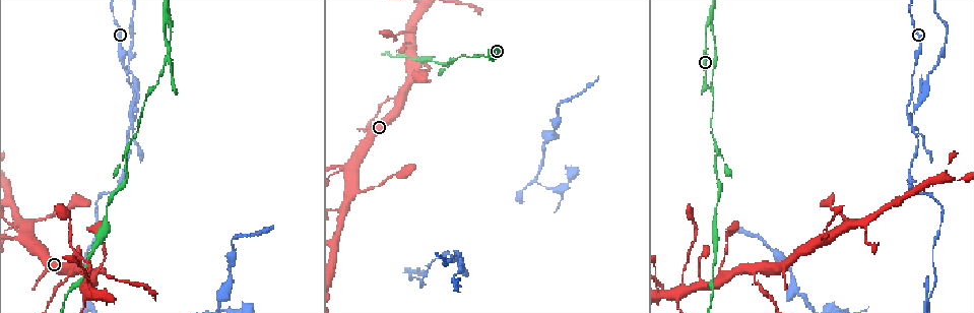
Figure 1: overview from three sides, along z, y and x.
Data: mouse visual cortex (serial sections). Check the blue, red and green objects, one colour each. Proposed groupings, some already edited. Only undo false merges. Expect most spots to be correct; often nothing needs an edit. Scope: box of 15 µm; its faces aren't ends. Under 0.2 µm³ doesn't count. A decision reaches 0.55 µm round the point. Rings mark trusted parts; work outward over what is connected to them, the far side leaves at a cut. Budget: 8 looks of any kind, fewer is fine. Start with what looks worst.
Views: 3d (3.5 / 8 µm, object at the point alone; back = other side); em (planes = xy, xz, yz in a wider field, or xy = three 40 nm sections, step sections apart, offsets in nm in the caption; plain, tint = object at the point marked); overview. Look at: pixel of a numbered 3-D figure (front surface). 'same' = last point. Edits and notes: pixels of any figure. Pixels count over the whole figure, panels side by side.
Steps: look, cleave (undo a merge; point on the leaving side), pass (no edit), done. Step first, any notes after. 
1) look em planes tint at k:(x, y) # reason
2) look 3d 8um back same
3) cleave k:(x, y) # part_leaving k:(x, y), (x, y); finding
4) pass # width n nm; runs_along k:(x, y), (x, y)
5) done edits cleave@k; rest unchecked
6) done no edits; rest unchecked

look 3d 3.5um at 1:(908, 116) # narrows sharply

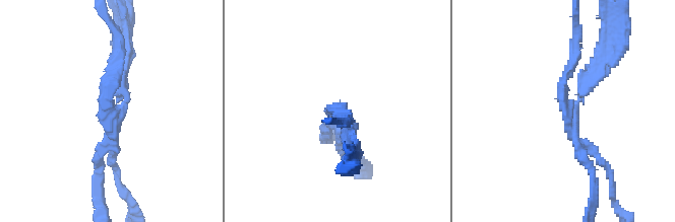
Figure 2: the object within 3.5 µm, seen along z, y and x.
look em planes tint at 2:(568, 110)

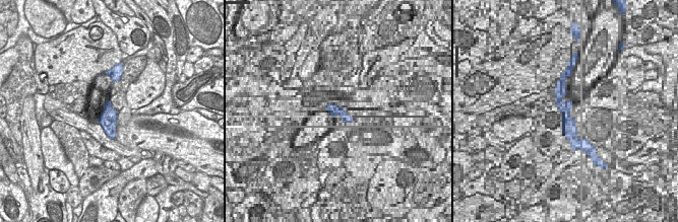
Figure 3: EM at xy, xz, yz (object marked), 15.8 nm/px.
cleave 2:(98, 180) # part_leaving 2:(573, 122), (592, 168), (592, 209); a second cell is stuck on

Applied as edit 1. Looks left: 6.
look 3d 3.5um at 1:(757, 268) # thin arm on a thick one

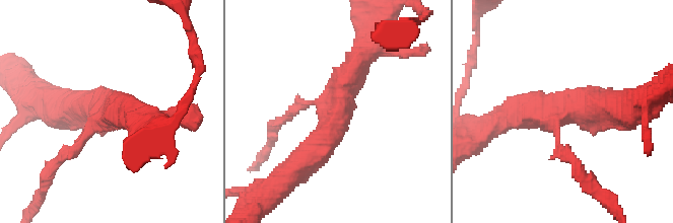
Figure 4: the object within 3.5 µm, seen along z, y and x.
look em planes tint at 4:(561, 110) # arms 3; arm_widths 100, 400, 450 nm

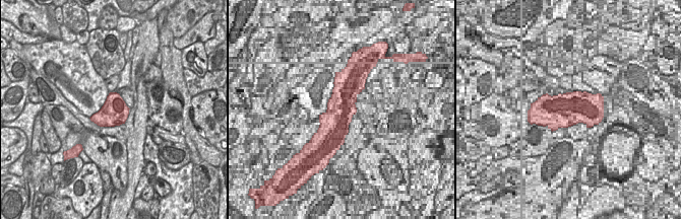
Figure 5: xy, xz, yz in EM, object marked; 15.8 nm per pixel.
look em xy step 3 tint same

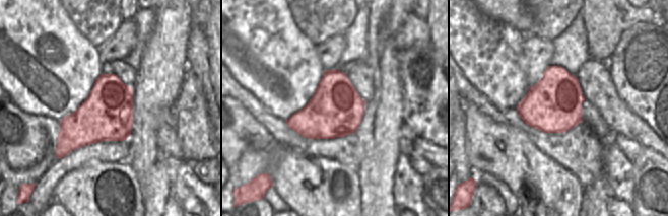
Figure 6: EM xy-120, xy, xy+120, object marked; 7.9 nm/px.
pass # runs_along 4:(305, 161), (366, 50); all the same cell

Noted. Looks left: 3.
look 3d 8um at 1:(166, 24) # a fork

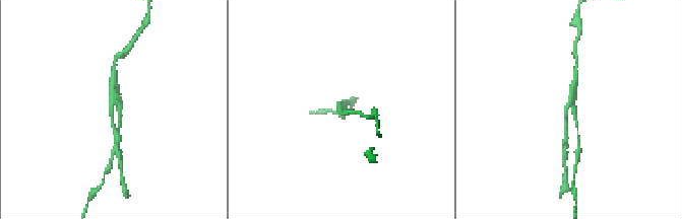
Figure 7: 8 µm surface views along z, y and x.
look 3d 3.5um at 7:(111, 104) # closer look

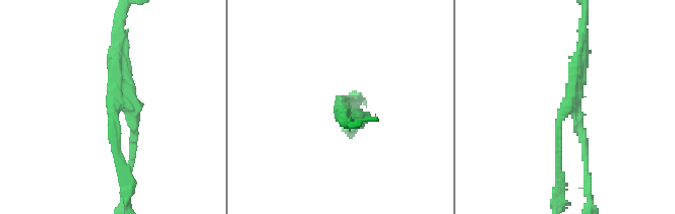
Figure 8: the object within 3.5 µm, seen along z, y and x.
look em planes tint at 8:(571, 104)

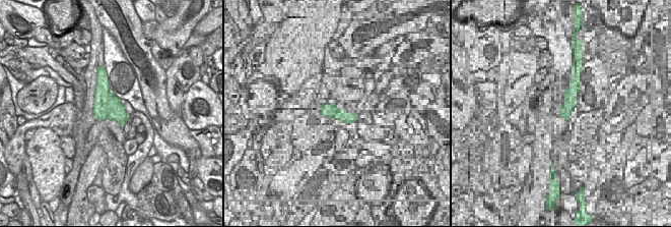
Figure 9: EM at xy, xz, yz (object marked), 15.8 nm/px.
cleave 8:(132, 146) # part_leaving 8:(577, 114), (590, 207); a second cell is stuck on

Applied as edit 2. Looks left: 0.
done edits cleave@2, cleave@8; rest unchecked

